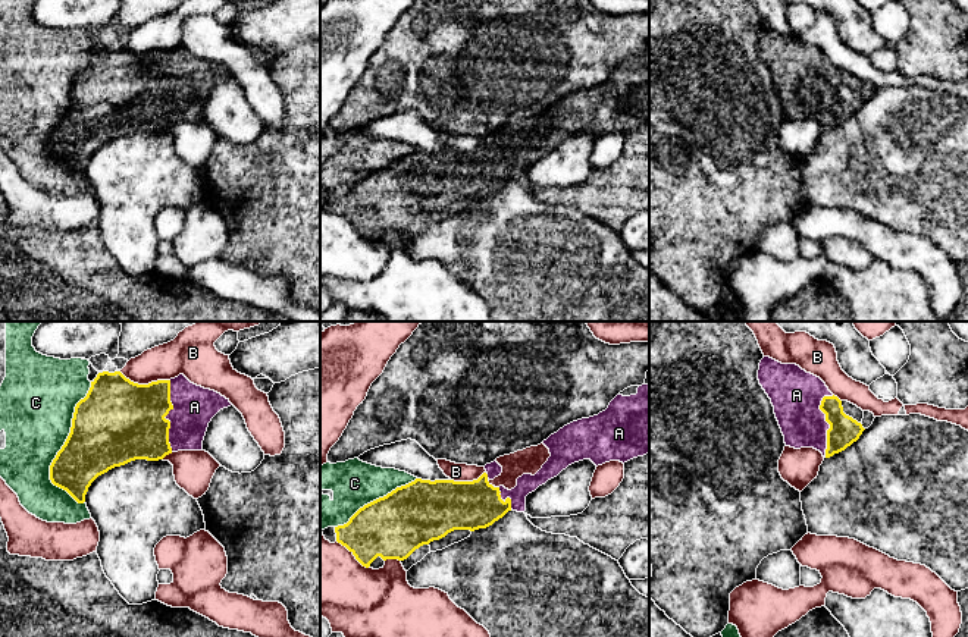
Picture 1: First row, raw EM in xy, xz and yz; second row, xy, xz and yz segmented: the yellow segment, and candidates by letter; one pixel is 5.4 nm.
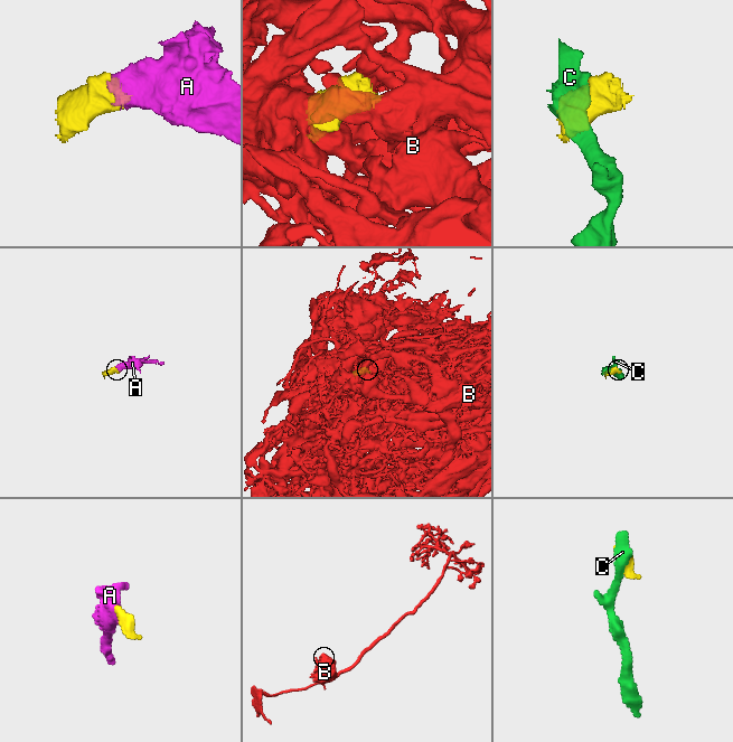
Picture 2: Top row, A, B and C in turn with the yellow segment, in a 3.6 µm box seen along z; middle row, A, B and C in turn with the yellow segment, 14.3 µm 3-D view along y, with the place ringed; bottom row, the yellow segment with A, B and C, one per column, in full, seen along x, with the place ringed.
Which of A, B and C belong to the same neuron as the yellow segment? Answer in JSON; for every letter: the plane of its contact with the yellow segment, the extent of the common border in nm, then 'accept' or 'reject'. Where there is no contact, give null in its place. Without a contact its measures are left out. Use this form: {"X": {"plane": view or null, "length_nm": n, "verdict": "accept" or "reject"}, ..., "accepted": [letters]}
{"A": {"plane": "xy", "length_nm": 400, "verdict": "accept"}, "B": {"plane": "xy", "length_nm": 280, "verdict": "reject"}, "C": {"plane": "xy", "length_nm": 700, "verdict": "reject"}, "accepted": ["A"]}

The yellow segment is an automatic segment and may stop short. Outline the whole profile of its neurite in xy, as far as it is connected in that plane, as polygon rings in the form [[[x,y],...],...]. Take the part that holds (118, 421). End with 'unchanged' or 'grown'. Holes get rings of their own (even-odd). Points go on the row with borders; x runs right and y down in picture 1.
[[[120,371],[98,373],[91,387],[73,412],[71,433],[50,465],[50,480],[66,490],[78,503],[85,502],[91,483],[115,467],[135,459],[159,461],[178,451],[203,451],[203,440],[212,418],[223,408],[231,407],[229,399],[220,393],[191,383],[184,374],[170,380],[157,380],[138,385]]]; grown

